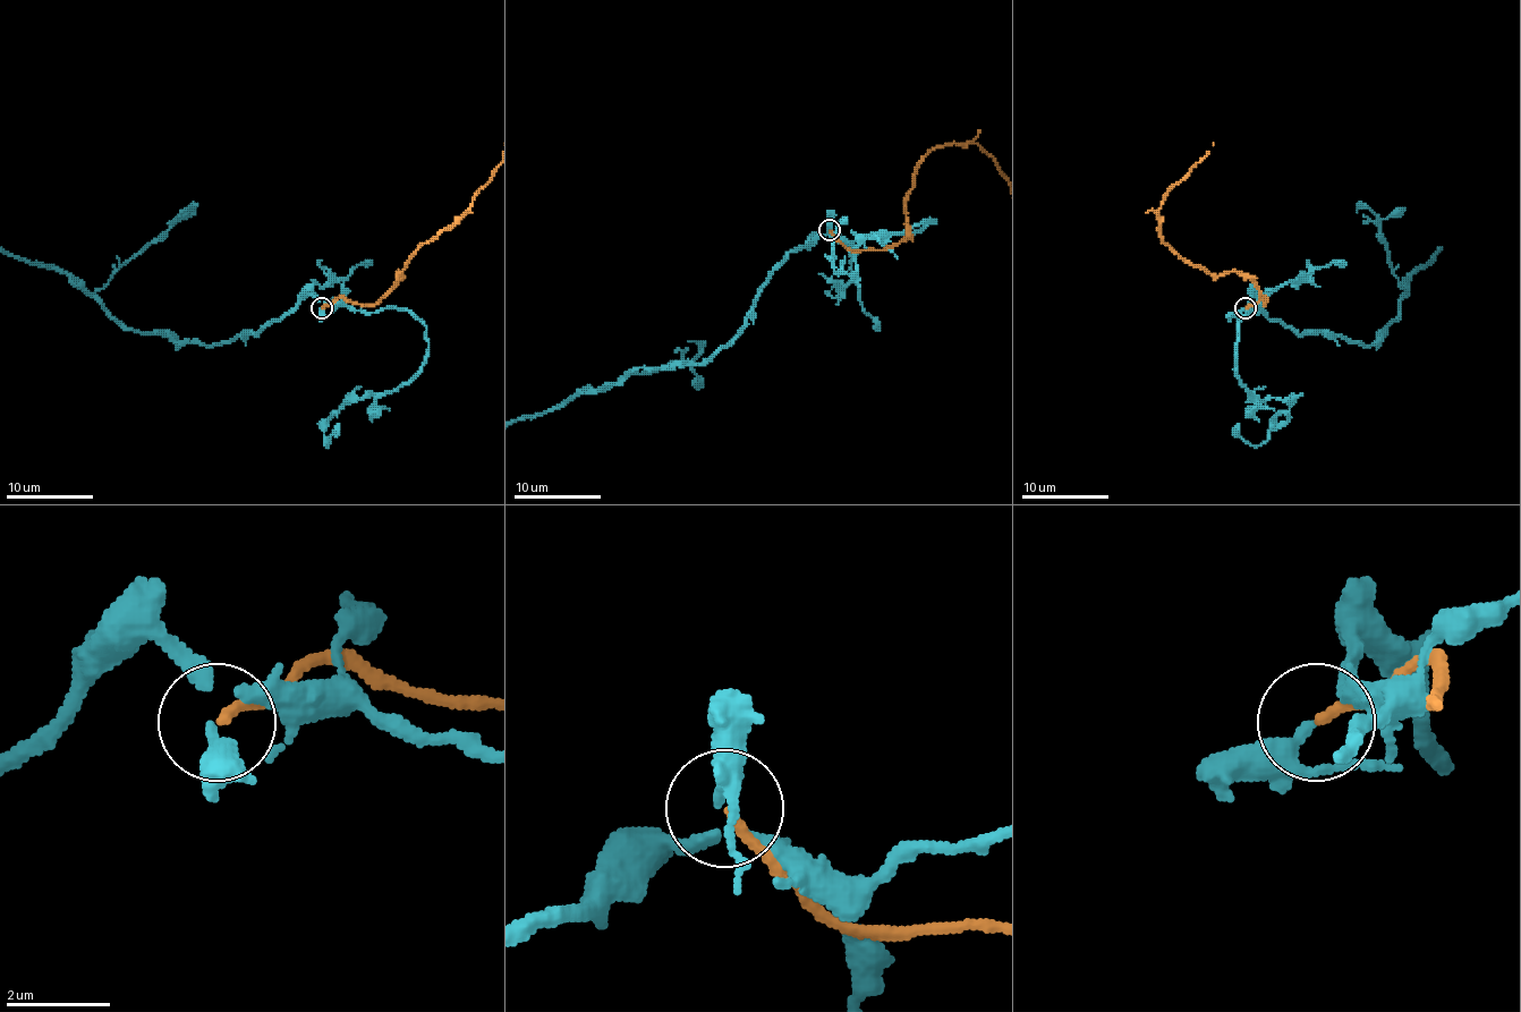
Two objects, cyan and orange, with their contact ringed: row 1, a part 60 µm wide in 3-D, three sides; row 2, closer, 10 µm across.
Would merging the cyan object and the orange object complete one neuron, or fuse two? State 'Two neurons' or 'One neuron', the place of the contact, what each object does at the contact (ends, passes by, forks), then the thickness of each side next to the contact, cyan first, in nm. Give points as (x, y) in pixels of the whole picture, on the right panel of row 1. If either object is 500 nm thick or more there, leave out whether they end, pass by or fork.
Two neurons. Place: (1246, 307). At the ring cyan forks. At the ring orange ends. Thickness 170 nm (cyan) against 190 nm

